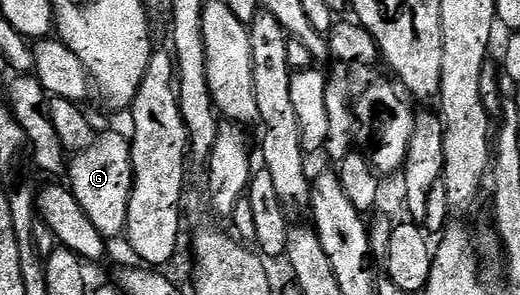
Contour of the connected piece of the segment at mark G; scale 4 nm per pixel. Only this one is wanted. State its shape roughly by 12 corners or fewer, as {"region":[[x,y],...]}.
{"region":[[94,135],[68,161],[67,187],[106,241],[122,239],[131,144]]}

